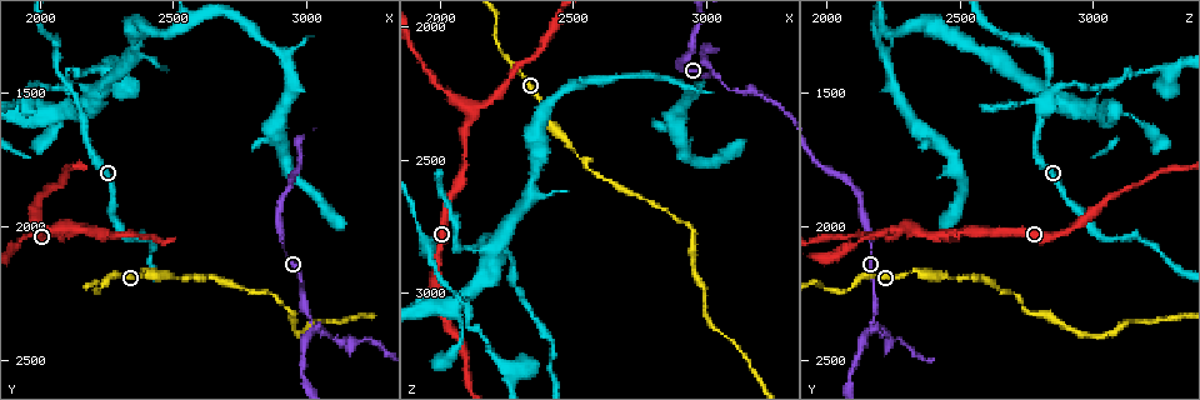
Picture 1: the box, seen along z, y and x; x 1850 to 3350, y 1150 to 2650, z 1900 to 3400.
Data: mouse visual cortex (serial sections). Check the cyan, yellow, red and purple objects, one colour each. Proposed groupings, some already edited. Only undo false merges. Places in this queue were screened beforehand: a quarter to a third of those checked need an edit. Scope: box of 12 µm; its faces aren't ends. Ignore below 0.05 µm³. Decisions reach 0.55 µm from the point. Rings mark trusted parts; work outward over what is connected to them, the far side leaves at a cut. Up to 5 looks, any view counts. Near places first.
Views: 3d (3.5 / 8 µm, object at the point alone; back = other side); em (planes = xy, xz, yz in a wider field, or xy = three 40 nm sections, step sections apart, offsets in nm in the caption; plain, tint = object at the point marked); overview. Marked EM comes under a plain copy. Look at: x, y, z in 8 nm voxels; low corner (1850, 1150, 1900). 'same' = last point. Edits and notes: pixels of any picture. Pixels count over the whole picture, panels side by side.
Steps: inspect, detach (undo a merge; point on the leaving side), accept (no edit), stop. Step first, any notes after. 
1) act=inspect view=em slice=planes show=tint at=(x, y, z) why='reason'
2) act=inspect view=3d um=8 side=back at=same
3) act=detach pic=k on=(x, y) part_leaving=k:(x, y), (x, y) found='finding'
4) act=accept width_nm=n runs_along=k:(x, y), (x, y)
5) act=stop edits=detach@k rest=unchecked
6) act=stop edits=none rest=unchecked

act=inspect view=3d um=8 at=(2190, 1540, 2870) why='sharp bend'

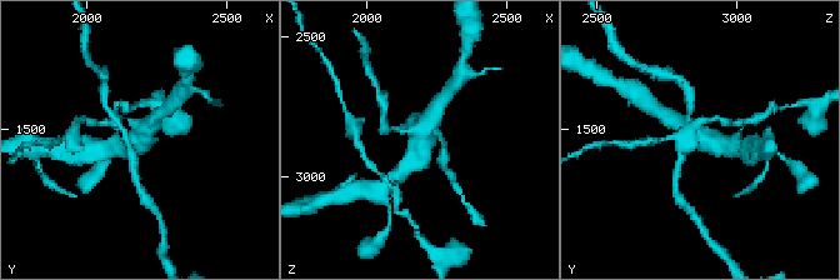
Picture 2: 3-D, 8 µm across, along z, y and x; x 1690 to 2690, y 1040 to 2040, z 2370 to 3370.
act=inspect view=em slice=xy step=3 show=tint at=(2180, 1540, 2880) why='need the tissue'

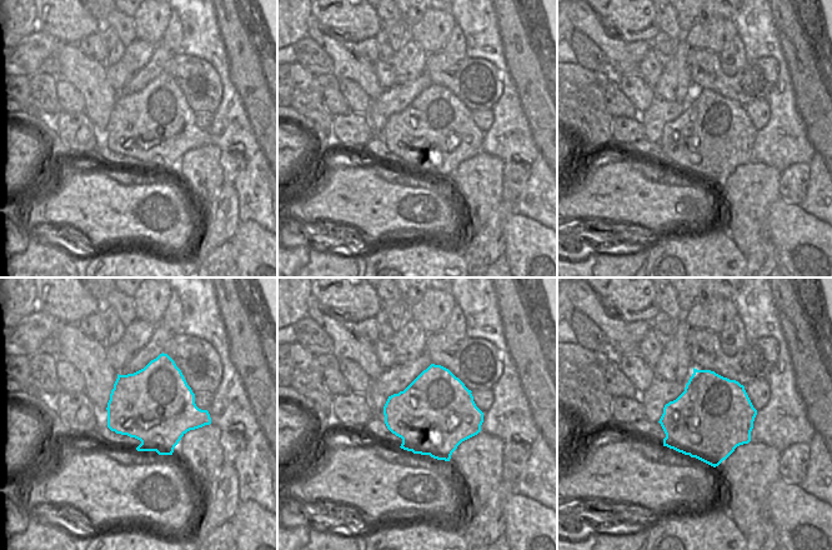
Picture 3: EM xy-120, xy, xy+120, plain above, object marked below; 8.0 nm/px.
act=detach pic=2 on=(681, 125) part_leaving=2:(695, 144), (700, 136), (671, 116) found='a second cell is stuck on'

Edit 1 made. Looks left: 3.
act=inspect view=overview why='redraw'

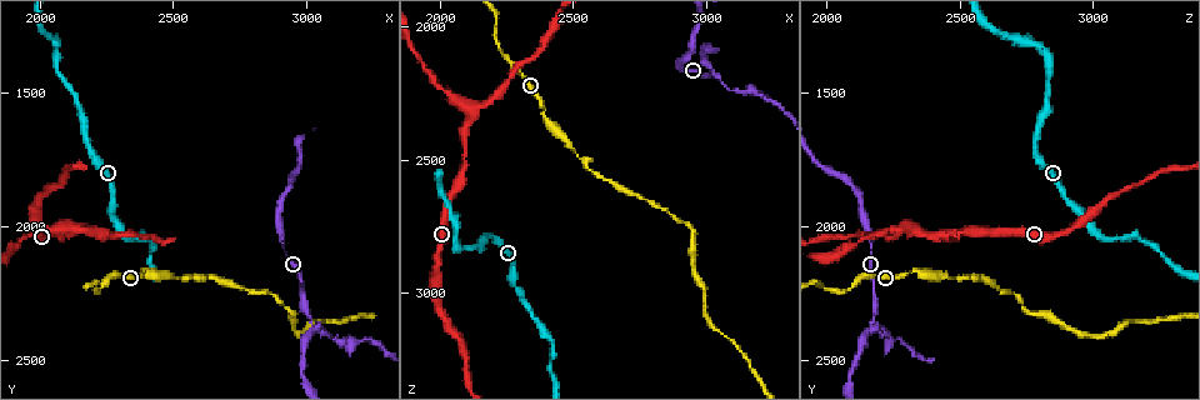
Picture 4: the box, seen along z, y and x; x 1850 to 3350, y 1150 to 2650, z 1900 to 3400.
act=inspect view=3d um=3.5 at=(2020, 2020, 2240) why='narrows sharply'

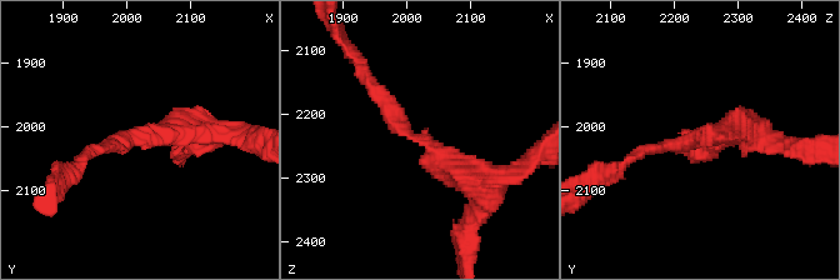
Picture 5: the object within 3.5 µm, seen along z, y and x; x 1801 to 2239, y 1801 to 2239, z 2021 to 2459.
act=inspect view=em slice=planes show=tint at=(2015, 2015, 2235) arm_widths_nm=200,400

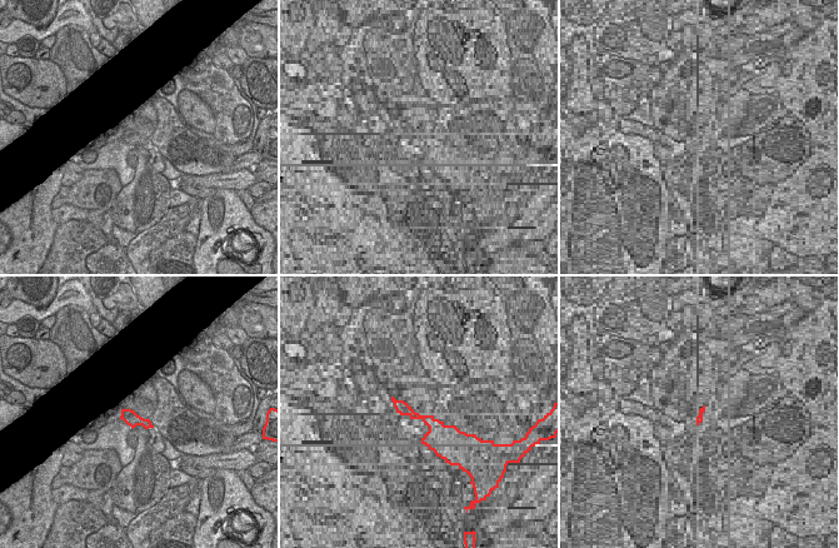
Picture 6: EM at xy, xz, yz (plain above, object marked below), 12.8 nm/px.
act=accept runs_along=5:(485, 193), (389, 115), (366, 78) found='one cell here'

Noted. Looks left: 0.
act=stop edits=detach@2 rest=unchecked

